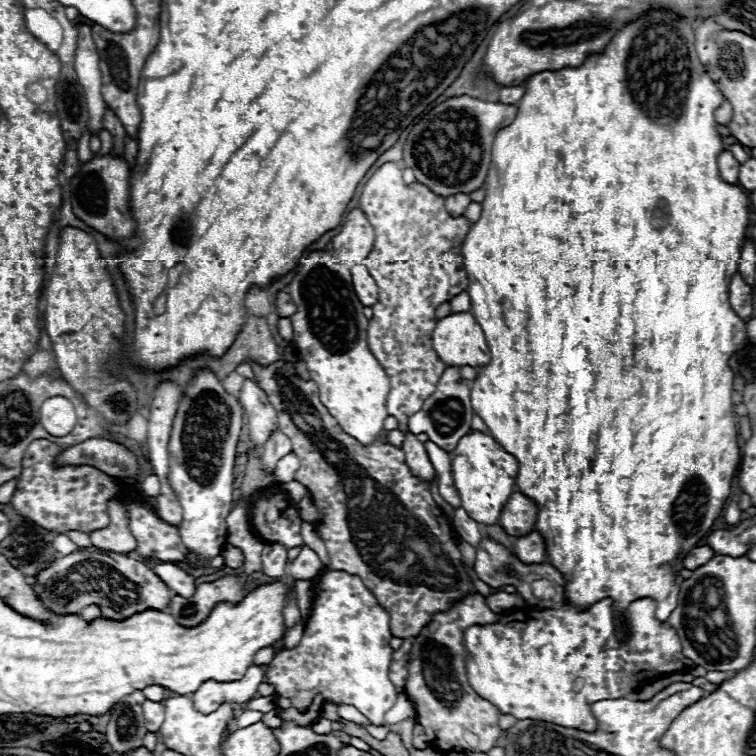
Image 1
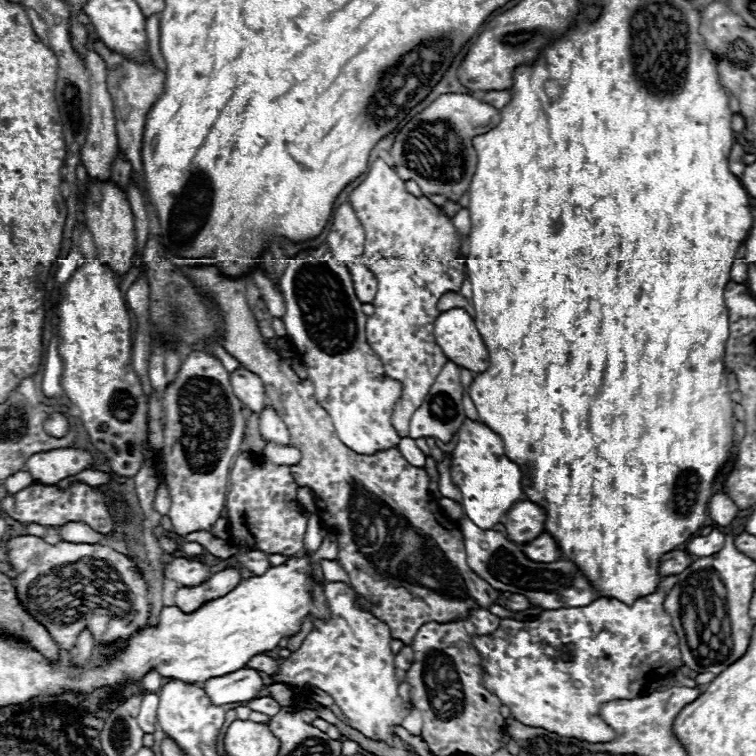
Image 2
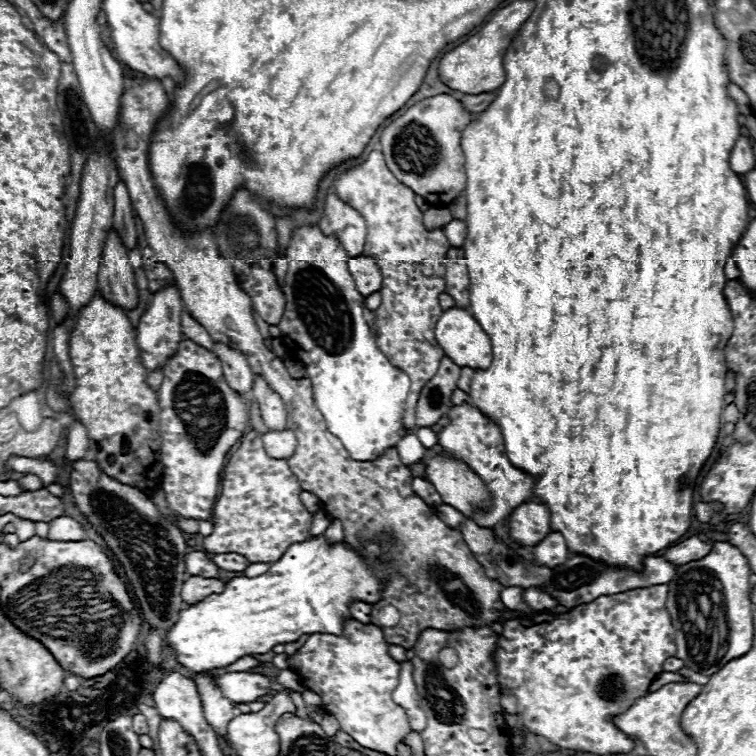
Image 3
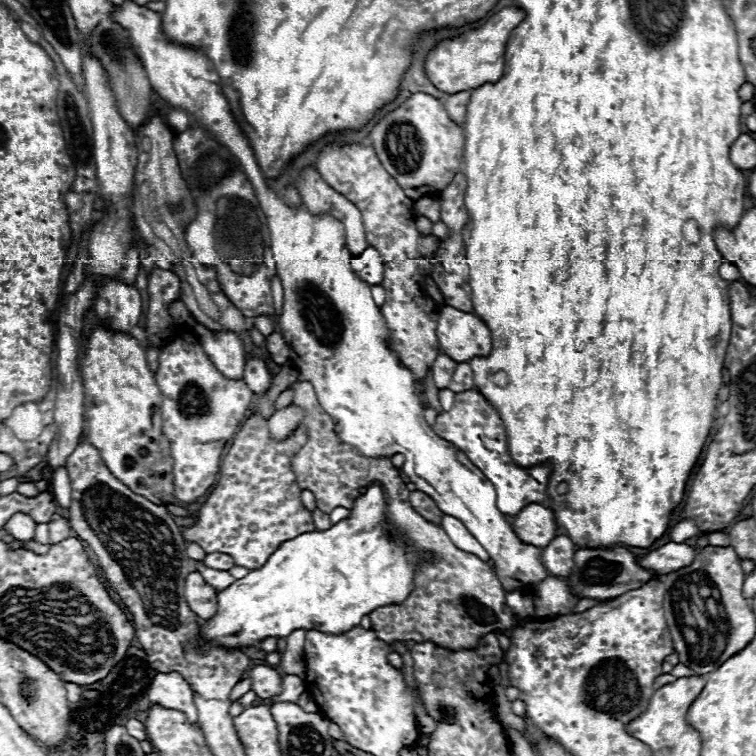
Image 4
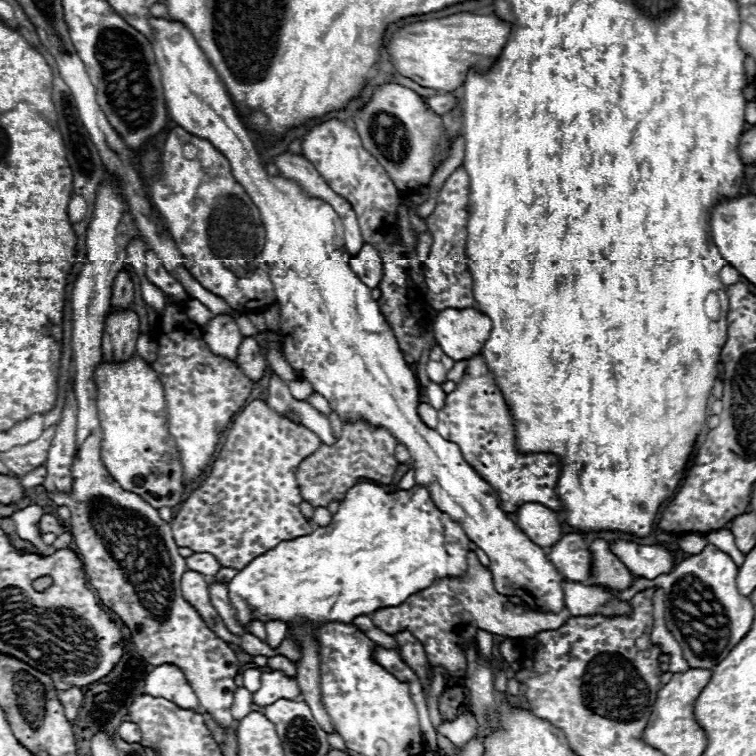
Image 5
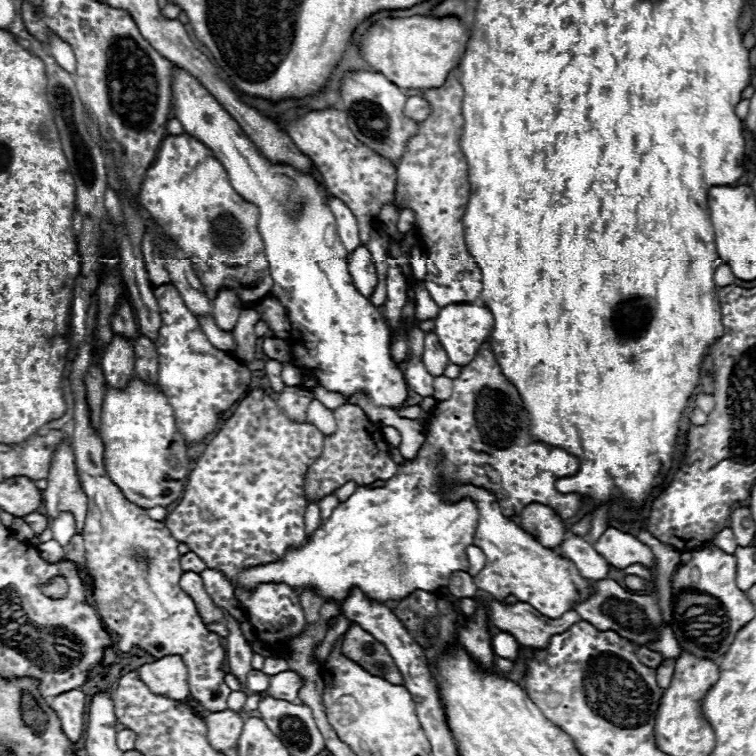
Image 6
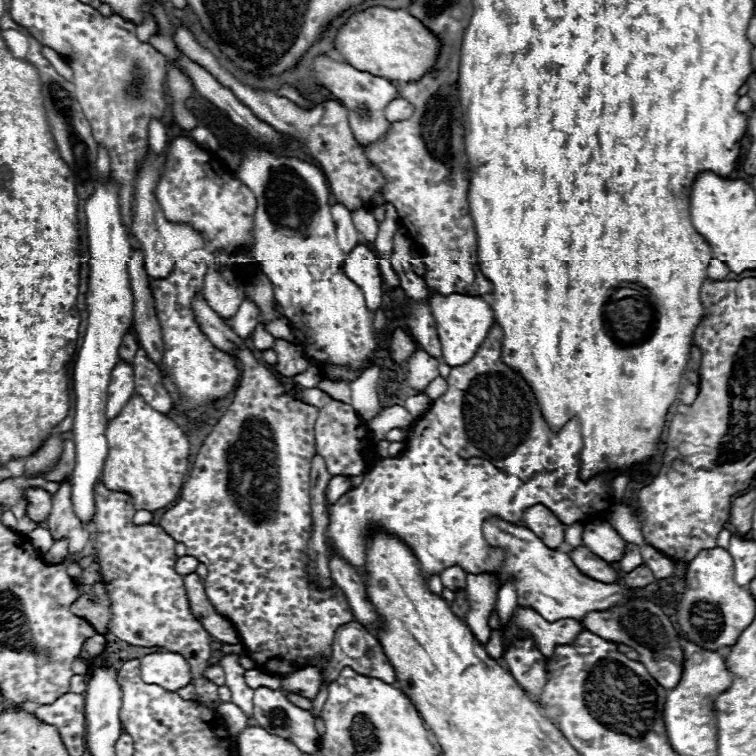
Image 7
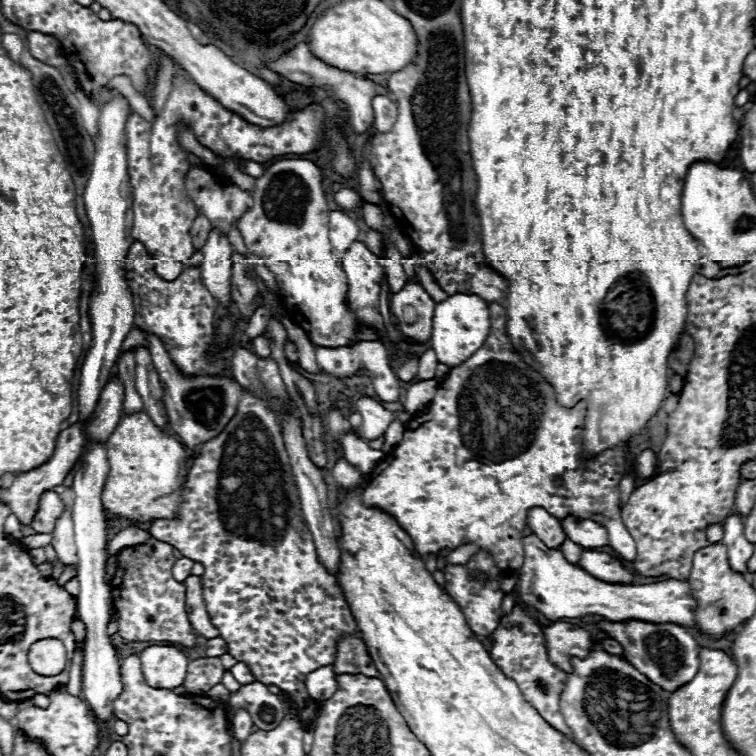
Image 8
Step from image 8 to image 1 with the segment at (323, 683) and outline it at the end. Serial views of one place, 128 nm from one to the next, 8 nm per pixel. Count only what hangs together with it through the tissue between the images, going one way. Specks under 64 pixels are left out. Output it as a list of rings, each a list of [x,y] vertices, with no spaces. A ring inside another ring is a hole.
[[[252,664],[240,680],[204,682],[204,686],[200,686],[200,690],[196,690],[196,694],[192,694],[194,706],[200,712],[208,714],[208,712],[214,712],[224,702],[244,704],[244,702],[254,698],[256,690],[262,682],[264,682],[264,670],[260,666]]]

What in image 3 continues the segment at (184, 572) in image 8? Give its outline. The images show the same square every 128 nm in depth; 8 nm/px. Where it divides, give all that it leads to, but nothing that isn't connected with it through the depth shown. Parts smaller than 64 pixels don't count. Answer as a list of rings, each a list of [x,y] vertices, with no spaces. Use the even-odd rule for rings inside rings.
[[[214,554],[212,556],[212,562],[216,562],[216,566],[220,566],[222,570],[228,570],[228,572],[242,572],[250,562],[240,556],[240,554]]]

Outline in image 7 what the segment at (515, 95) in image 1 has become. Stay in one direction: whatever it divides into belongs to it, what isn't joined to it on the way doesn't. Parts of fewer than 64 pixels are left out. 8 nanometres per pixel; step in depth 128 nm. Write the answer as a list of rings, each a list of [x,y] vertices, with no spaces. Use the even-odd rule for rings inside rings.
[[[394,98],[386,108],[384,108],[384,118],[388,118],[388,122],[398,122],[398,120],[406,120],[410,118],[414,112],[412,104],[404,98]]]

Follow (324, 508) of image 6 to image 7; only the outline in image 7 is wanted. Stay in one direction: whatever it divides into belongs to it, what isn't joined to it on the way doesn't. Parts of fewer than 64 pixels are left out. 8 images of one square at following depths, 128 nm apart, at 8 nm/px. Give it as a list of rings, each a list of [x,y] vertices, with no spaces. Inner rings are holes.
[[[332,476],[326,488],[326,498],[328,502],[336,502],[344,492],[348,492],[352,488],[352,478],[344,478],[344,476]]]

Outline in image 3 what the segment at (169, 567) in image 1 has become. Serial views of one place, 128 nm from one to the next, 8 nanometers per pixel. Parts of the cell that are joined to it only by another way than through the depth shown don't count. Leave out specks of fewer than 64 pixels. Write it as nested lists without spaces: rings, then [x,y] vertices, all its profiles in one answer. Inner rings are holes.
[[[190,552],[186,556],[186,570],[190,576],[198,574],[204,578],[220,578],[218,566],[204,552]]]

